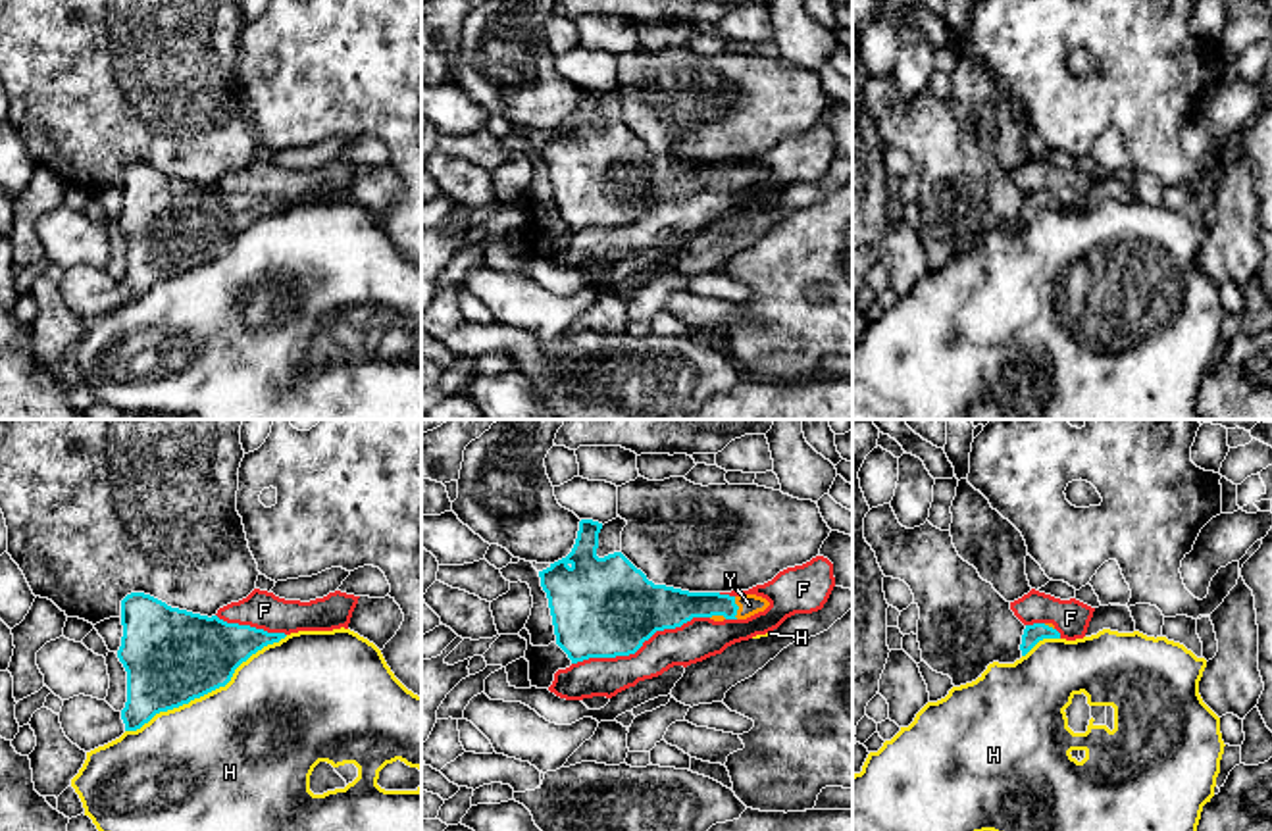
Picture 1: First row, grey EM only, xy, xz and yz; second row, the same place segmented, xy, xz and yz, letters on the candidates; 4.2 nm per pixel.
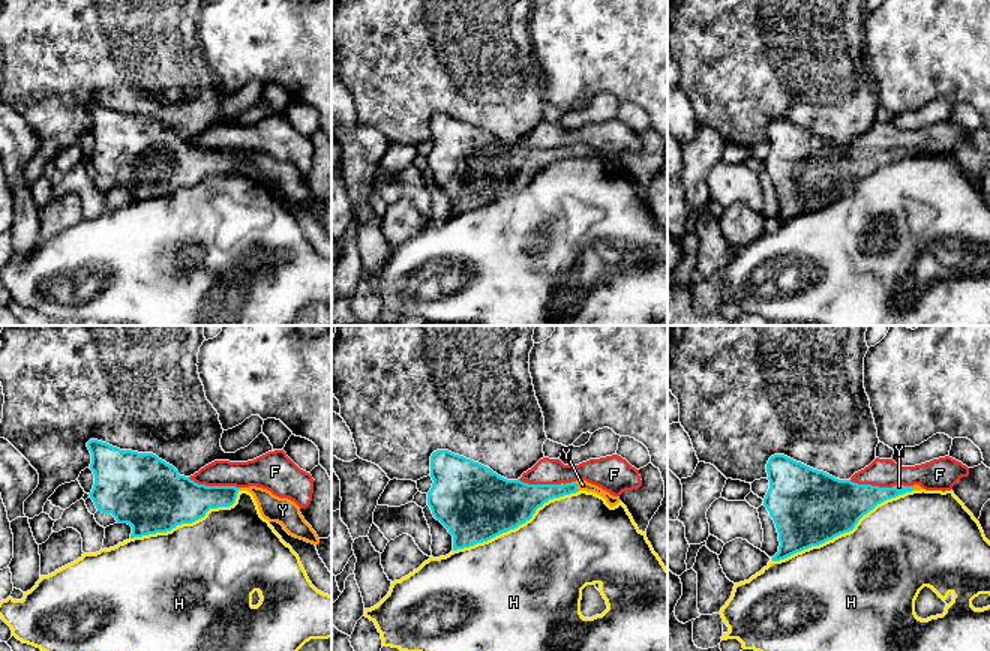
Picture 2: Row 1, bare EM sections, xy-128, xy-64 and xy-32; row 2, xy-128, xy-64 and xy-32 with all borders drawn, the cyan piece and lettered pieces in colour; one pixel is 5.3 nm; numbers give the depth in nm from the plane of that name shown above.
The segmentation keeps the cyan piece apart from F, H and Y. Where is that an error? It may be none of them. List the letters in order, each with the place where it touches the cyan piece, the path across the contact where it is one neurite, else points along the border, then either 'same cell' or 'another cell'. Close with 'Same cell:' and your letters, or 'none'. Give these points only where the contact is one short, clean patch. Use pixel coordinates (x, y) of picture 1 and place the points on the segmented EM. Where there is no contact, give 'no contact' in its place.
F: xz (639, 647) | another cell
H: xy (208, 691) | another cell
Y: xz (737, 608) | across xz (678, 606), (737, 608), (749, 604) | same cell
Same cell: Y

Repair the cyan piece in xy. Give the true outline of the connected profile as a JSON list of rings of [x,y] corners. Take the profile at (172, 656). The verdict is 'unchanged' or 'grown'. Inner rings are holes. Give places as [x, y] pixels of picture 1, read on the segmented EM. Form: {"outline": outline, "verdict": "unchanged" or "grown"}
{"outline": [[[144,592],[121,600],[121,625],[117,658],[127,671],[125,731],[225,687],[242,662],[287,637],[171,608]]], "verdict": "unchanged"}

